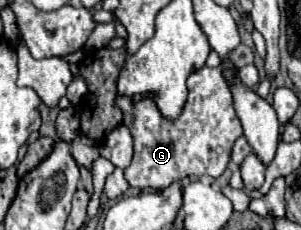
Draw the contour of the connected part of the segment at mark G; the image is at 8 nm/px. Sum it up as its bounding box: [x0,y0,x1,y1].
[125,64,243,188]

